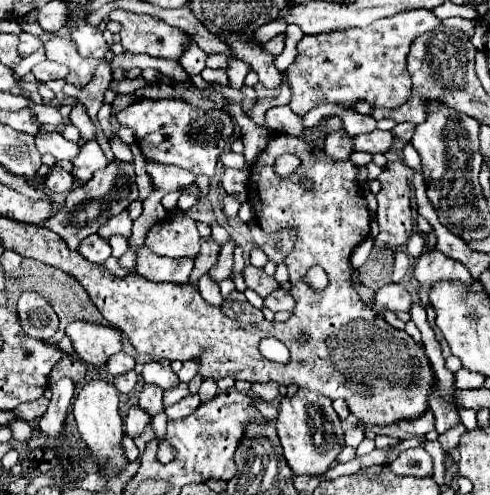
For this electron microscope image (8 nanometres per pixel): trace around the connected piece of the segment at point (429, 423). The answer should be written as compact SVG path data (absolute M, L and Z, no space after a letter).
M428 411L428 413L424 413L424 415L418 417L418 419L402 421L402 423L398 423L398 425L400 425L402 431L406 431L406 433L410 433L410 435L426 435L426 433L434 431L434 415Z

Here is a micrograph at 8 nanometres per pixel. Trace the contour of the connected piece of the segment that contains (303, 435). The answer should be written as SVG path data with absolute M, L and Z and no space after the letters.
M298 391L294 397L284 397L280 405L280 413L276 419L278 437L284 449L284 457L294 475L310 475L318 477L330 463L336 459L338 451L344 447L344 429L340 417L332 409L332 401L324 395L316 395L312 391Z

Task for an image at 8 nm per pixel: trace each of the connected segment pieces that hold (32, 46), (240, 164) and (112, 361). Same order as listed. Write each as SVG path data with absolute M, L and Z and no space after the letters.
M20 33L18 53L20 53L22 57L28 57L28 55L32 55L40 45L42 45L42 43L40 43L38 37L34 37L34 35L30 35L30 33Z
M228 151L222 155L222 163L224 167L232 167L232 169L240 169L240 171L248 171L252 165L244 159L244 155L240 153L234 153L234 151Z
M124 351L112 355L112 357L106 361L106 369L108 369L110 375L122 375L122 373L126 373L126 371L132 371L134 365L136 365L134 357L130 357L130 355L124 353Z

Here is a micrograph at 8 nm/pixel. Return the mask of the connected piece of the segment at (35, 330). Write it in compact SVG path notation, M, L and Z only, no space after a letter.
M26 291L20 295L18 317L20 317L22 329L34 339L48 341L58 331L58 316L52 311L52 306L46 303L46 299L42 299L34 291Z

